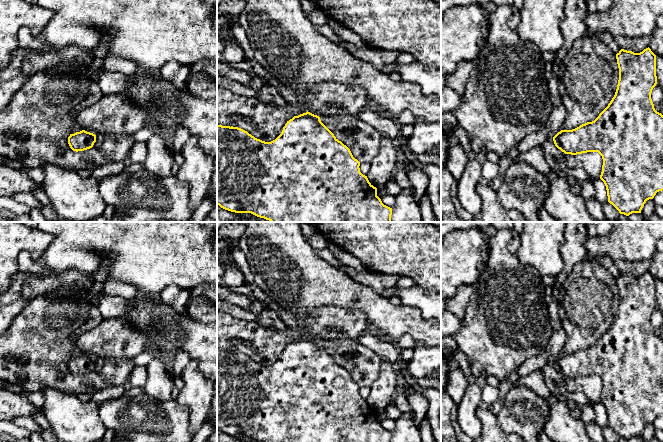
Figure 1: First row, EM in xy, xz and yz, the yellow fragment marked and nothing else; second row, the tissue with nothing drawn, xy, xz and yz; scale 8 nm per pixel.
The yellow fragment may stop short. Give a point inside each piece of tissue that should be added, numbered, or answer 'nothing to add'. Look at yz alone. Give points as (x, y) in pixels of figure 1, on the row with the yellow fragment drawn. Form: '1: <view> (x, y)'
nothing to add

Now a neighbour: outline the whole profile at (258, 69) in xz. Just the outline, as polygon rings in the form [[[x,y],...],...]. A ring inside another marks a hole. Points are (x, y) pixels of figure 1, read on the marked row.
[[[245,57],[245,61],[250,64],[255,74],[260,78],[263,78],[267,82],[269,82],[272,86],[276,86],[278,84],[278,80],[272,77],[256,60],[255,58],[248,59]]]

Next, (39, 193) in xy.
[[[37,187],[32,194],[40,203],[51,206],[51,202],[42,187]]]

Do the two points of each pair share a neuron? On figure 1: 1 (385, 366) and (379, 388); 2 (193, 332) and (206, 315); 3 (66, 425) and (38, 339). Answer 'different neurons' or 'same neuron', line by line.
1: same neuron
2: different neurons
3: different neurons

